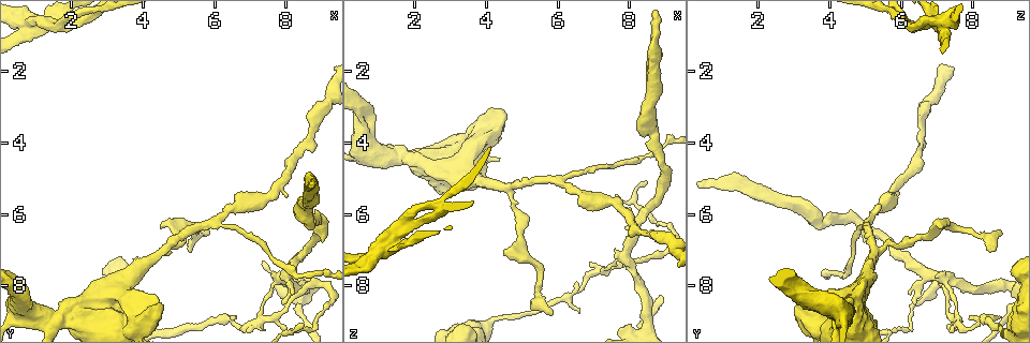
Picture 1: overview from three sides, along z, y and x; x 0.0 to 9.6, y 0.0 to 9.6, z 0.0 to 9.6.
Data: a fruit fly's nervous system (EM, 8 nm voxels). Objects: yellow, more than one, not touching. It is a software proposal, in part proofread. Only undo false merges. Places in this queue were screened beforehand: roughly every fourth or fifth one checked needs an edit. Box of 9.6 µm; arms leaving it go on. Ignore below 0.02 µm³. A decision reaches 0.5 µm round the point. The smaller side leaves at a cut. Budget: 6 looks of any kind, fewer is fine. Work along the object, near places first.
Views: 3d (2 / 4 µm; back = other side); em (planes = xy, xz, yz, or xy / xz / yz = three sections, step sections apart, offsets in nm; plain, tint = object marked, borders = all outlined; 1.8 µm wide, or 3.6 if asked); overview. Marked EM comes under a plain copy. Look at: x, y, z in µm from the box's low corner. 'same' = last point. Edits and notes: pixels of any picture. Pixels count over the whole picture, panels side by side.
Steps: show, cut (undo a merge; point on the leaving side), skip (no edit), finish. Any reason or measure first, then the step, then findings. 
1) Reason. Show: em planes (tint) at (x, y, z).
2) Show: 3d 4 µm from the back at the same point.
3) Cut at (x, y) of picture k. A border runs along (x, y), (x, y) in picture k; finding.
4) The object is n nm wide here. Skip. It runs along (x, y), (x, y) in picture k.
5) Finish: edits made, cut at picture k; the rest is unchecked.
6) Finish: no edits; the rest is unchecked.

Sharp bend. Show: em 3.6 µm yz step 4 (tint) at (3.85, 8.90, 3.90).

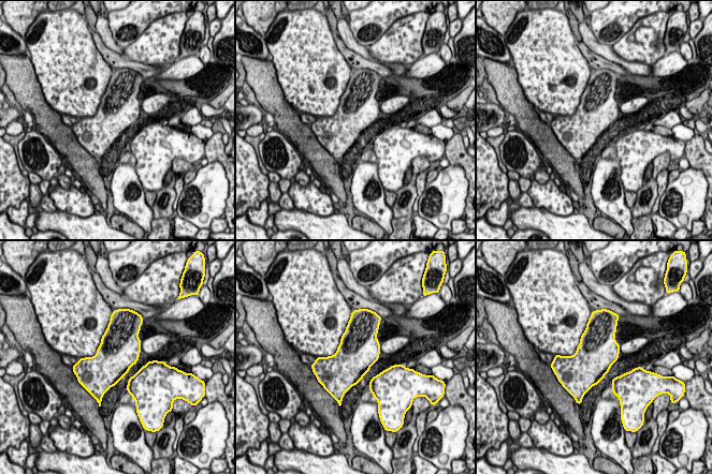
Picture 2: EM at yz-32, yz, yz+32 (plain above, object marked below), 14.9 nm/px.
Cut it another way. Show: em 3.6 µm planes (tint) at the same point.

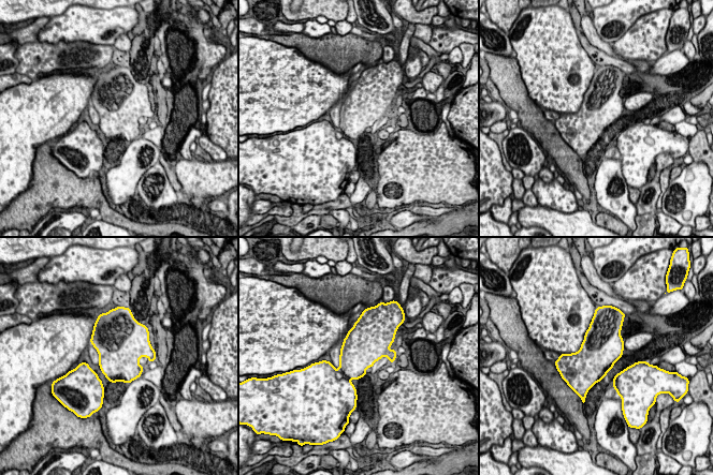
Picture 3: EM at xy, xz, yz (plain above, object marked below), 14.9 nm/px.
Cut at (352, 362) of picture 3. A border runs along (337, 370), (349, 380) in picture 3; a second neuron is stuck on.

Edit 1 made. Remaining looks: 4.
Redraw. Show: overview.

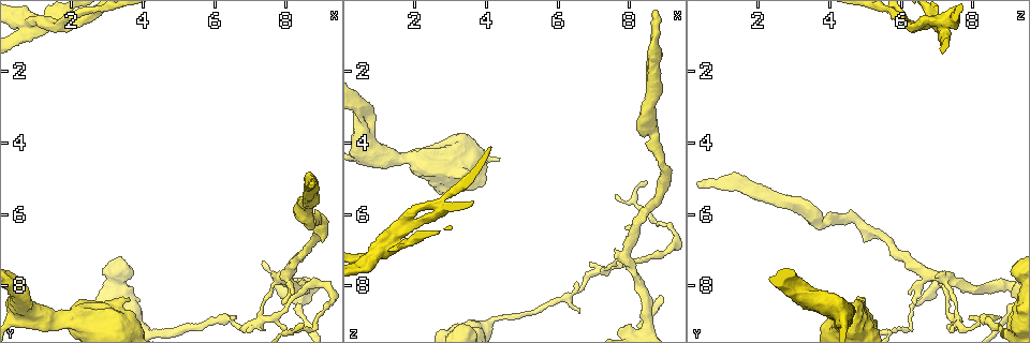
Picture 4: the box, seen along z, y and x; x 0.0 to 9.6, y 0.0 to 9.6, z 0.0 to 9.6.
Sharp bend. Show: 3d 2 µm at (7.80, 7.75, 7.15).

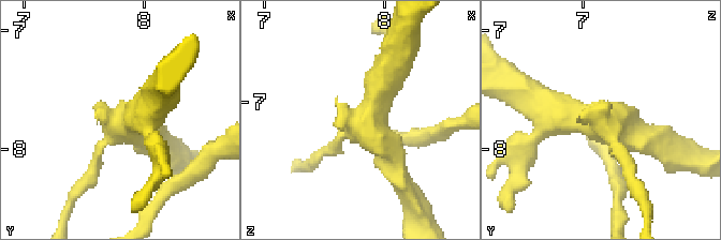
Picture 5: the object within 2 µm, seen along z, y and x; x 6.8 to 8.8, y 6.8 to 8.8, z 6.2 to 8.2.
Show: em 3.6 µm xy step 16 (tint) at (7.86, 7.76, 7.18).

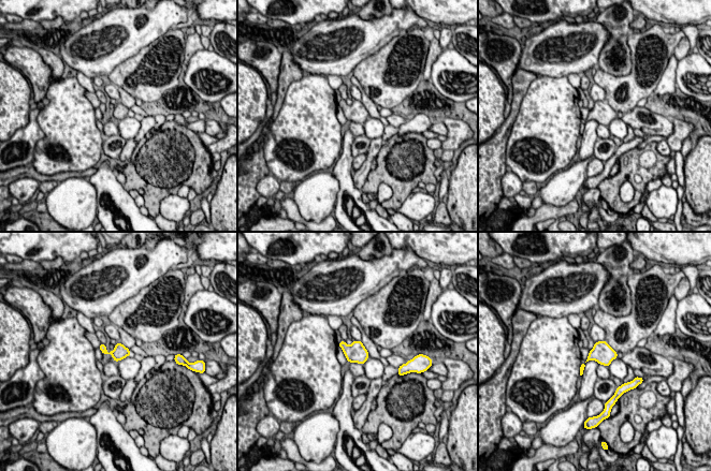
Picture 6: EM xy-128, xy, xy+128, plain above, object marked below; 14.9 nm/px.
Show: em 3.6 µm planes (tint) at the same point.

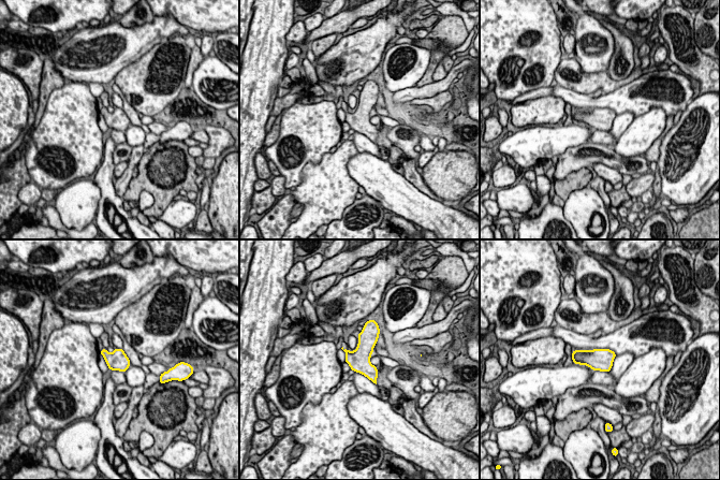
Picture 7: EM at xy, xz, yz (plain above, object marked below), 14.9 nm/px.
Skip. All the same neuron.

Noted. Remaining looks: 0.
Finish: edits made, cut at picture 3; the rest is unchecked.

